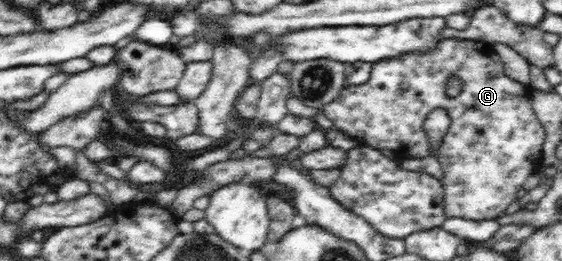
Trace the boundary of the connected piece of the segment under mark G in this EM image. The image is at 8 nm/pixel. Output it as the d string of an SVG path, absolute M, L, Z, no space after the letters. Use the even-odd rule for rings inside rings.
M449 38L449 40L439 42L438 46L435 46L435 49L431 50L431 53L428 54L403 54L402 56L395 56L395 58L385 58L382 61L374 62L371 64L370 78L365 83L345 86L336 100L328 102L321 111L327 119L333 122L335 128L342 131L346 136L353 140L367 142L368 146L373 146L378 150L385 149L393 151L398 158L403 158L404 160L407 158L426 158L431 157L431 154L433 154L441 165L441 169L443 169L444 175L443 178L441 178L441 182L446 192L444 203L446 217L461 217L471 220L495 219L496 216L505 212L509 204L514 202L517 192L525 185L531 173L539 170L543 165L542 150L543 144L545 144L545 130L541 122L537 119L537 115L532 107L531 98L529 98L529 95L525 94L525 89L523 89L523 85L521 85L519 81L511 80L511 77L505 75L505 72L503 72L503 64L499 62L497 54L493 54L493 48L491 48L489 44L479 44L477 50L469 50L469 40ZM453 76L459 76L459 80L461 80L461 84L463 84L459 96L455 96L455 98L447 96L447 80L453 78ZM435 108L443 108L443 110L447 111L451 119L451 125L441 144L433 150L433 148L431 148L431 142L426 132L423 130L423 122Z

